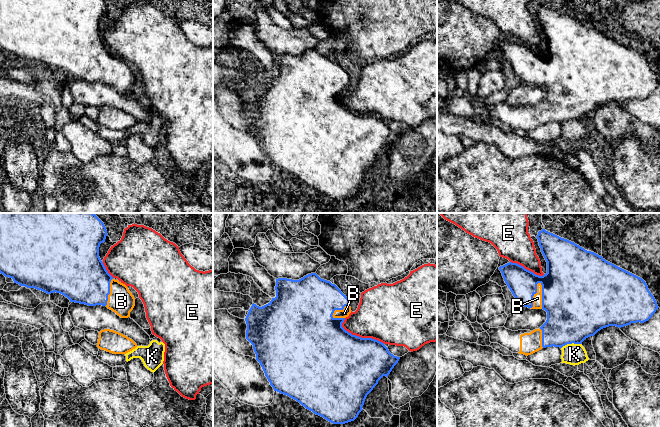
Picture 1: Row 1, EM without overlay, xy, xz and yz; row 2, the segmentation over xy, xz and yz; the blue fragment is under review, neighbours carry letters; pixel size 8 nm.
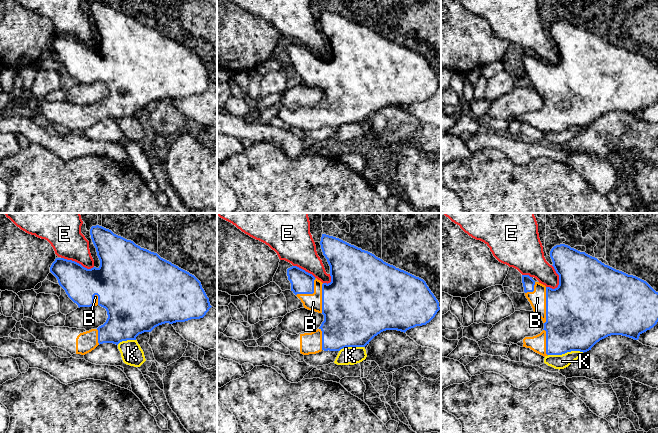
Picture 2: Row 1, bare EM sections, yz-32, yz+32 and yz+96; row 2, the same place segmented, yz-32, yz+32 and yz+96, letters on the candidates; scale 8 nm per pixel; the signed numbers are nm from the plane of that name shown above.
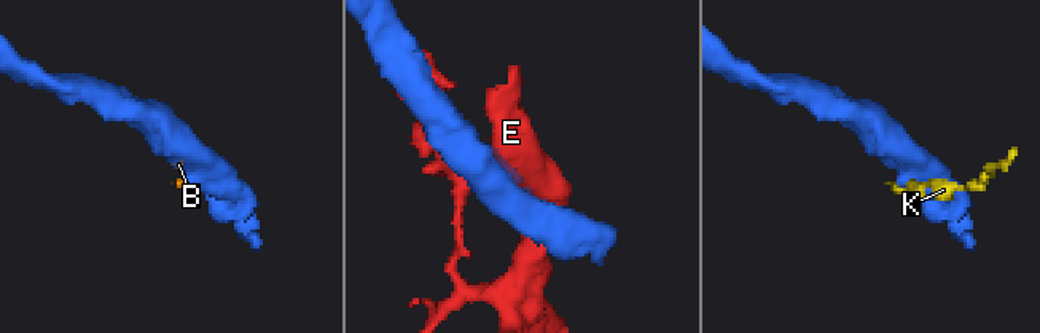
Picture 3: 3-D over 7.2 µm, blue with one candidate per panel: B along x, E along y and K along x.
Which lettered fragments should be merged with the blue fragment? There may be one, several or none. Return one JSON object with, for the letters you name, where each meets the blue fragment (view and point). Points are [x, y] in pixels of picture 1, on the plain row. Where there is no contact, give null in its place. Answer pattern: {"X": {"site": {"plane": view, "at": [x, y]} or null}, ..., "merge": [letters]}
{"B": {"site": {"plane": "yz", "at": [533, 71]}}, "merge": ["B"]}

